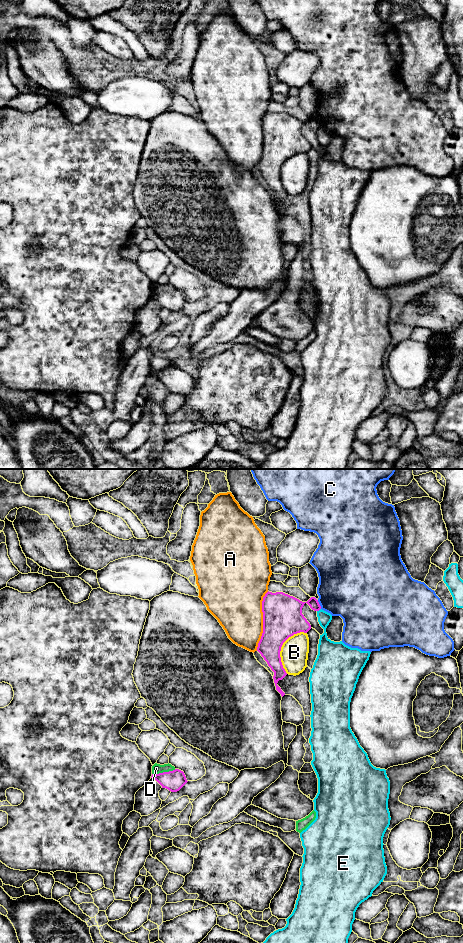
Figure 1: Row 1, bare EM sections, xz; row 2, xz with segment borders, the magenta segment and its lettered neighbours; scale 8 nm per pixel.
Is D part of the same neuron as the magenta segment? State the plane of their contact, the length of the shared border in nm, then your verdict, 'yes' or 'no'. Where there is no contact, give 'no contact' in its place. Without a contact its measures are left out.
xz | 200 nm | no

